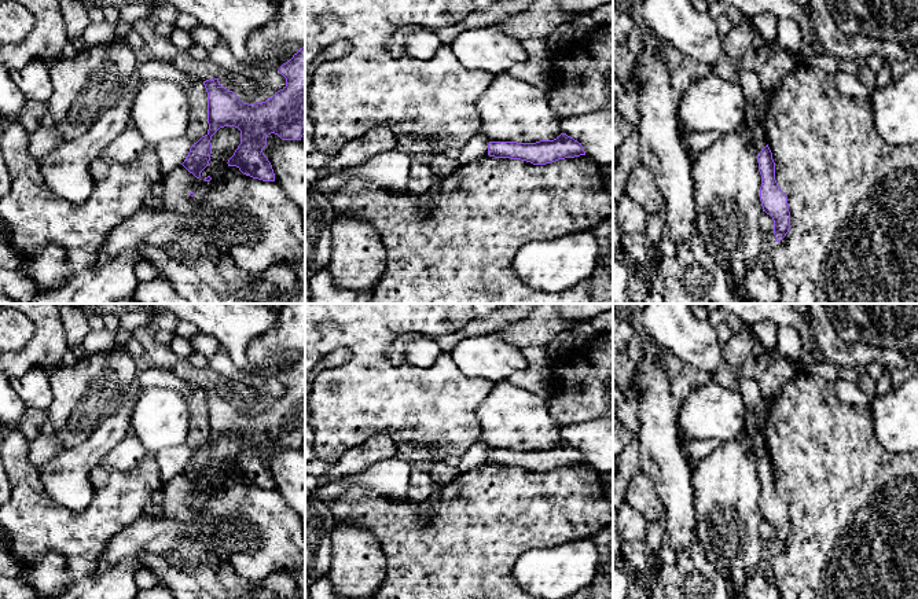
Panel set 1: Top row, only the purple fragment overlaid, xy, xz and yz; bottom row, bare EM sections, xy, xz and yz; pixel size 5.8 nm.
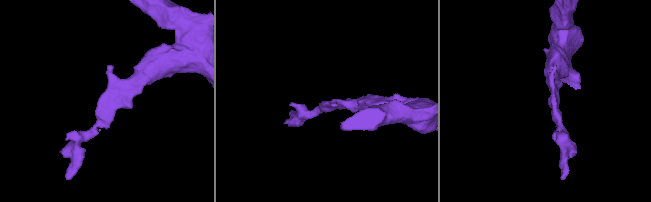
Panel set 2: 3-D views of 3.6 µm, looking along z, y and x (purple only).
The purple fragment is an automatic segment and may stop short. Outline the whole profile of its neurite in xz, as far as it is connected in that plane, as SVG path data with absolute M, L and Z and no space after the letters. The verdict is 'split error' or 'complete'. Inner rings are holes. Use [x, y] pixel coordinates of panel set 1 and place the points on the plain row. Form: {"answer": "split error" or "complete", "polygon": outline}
{"answer": "complete", "polygon": "M561 441L554 448L540 448L536 451L489 449L488 463L546 473L558 467L585 463L585 459L581 451L566 441Z"}

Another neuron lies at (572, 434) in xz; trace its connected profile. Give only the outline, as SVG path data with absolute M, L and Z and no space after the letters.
M599 416L561 427L561 438L577 448L599 475L613 471L613 419Z

